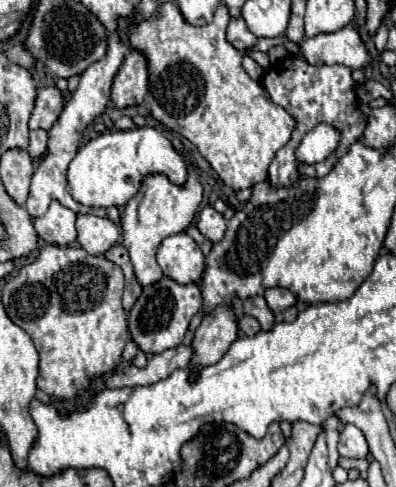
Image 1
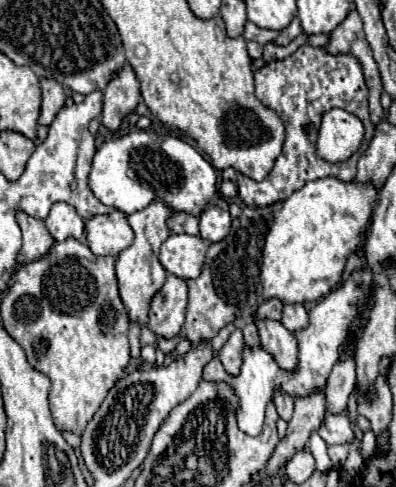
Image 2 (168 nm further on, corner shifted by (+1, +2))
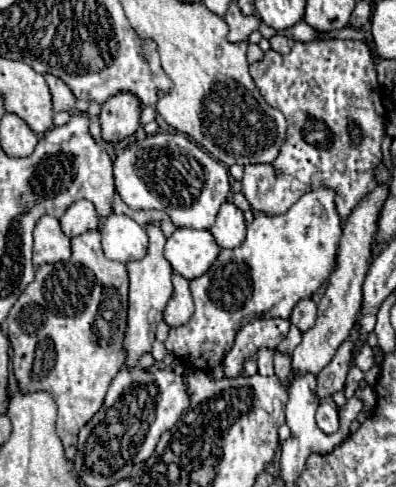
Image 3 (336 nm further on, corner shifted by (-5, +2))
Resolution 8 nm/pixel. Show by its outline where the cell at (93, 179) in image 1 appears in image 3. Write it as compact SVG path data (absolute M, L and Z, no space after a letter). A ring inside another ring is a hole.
M168 132L146 136L144 142L126 148L114 160L114 180L116 180L116 192L132 210L168 210L168 216L176 228L210 230L214 226L218 208L226 202L230 192L228 170L218 160L214 160L210 154L206 154L202 148L190 142L184 134L180 134L178 144L178 134Z

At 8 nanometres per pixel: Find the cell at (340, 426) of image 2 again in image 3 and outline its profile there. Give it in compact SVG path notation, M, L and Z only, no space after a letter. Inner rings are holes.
M322 402L318 406L316 424L324 434L334 434L338 430L338 408L334 402Z

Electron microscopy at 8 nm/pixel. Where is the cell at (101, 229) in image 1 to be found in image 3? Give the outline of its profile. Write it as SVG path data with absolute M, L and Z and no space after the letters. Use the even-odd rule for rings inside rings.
M110 214L100 226L102 230L102 248L106 258L116 262L140 260L148 250L146 230L124 214Z

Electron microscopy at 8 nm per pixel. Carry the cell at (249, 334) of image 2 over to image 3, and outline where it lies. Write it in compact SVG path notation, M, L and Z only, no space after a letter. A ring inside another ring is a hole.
M260 350L258 352L258 374L262 376L272 376L274 368L272 368L272 350Z

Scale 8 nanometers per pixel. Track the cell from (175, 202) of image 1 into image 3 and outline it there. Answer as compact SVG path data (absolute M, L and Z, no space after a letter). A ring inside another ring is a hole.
M148 226L146 234L150 238L150 250L146 254L146 258L136 260L136 262L128 262L128 274L130 274L130 298L128 298L128 328L124 334L124 342L122 342L122 350L126 354L124 360L124 368L136 368L138 360L142 354L152 352L152 342L156 340L156 326L162 320L164 308L170 300L172 294L172 266L170 262L164 258L164 234L162 230L158 230L158 226Z

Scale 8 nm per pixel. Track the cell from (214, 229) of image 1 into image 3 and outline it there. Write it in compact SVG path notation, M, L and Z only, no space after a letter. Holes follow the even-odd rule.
M224 202L220 206L216 224L212 226L212 236L220 244L220 248L236 248L244 242L246 236L246 224L244 214L240 208L236 208L232 202Z

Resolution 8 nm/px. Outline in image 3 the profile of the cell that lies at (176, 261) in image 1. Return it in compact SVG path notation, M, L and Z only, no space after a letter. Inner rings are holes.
M178 228L172 236L166 238L166 260L172 264L174 272L188 280L202 276L218 254L220 246L208 230Z

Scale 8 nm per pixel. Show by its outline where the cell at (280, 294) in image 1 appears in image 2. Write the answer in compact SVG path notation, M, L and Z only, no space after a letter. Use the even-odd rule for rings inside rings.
M268 298L264 300L258 310L256 310L256 316L258 318L272 318L272 320L280 320L280 314L282 314L282 300L278 298Z

